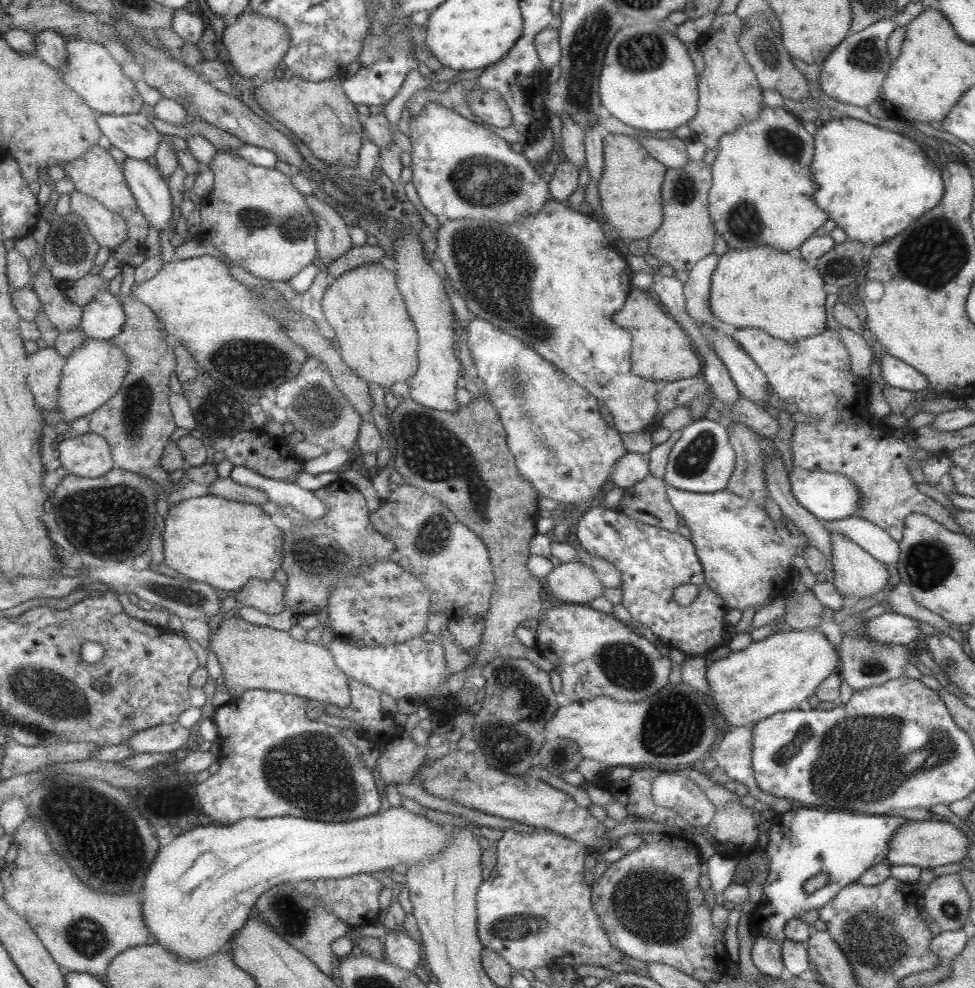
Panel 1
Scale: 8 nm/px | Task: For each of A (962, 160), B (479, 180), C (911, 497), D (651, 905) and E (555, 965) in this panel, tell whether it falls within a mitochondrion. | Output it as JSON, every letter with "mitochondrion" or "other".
{"A":"other","B":"mitochondrion","C":"other","D":"mitochondrion","E":"other"}

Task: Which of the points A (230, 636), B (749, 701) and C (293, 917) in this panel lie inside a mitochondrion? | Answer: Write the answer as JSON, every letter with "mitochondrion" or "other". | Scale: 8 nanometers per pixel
{"A":"other","B":"other","C":"mitochondrion"}

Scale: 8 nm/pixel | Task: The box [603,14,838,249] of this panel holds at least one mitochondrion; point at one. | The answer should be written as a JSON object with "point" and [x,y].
{"point":[642,51]}

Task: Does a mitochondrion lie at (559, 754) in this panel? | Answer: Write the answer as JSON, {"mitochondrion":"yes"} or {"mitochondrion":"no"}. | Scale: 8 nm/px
{"mitochondrion":"yes"}

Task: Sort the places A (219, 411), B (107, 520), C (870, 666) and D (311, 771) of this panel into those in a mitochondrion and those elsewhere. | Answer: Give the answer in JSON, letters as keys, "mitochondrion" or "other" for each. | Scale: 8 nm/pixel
{"A":"mitochondrion","B":"mitochondrion","C":"mitochondrion","D":"mitochondrion"}

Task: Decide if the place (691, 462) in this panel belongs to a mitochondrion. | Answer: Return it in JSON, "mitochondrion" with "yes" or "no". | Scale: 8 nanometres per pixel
{"mitochondrion":"yes"}

